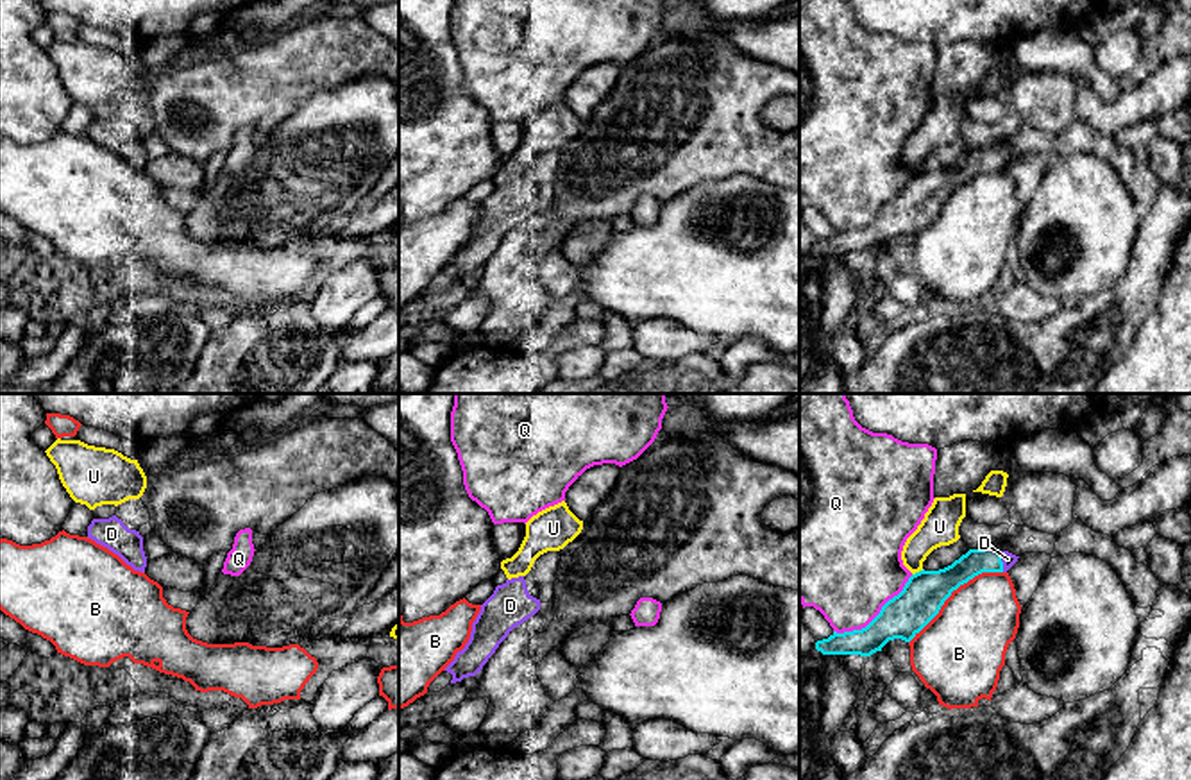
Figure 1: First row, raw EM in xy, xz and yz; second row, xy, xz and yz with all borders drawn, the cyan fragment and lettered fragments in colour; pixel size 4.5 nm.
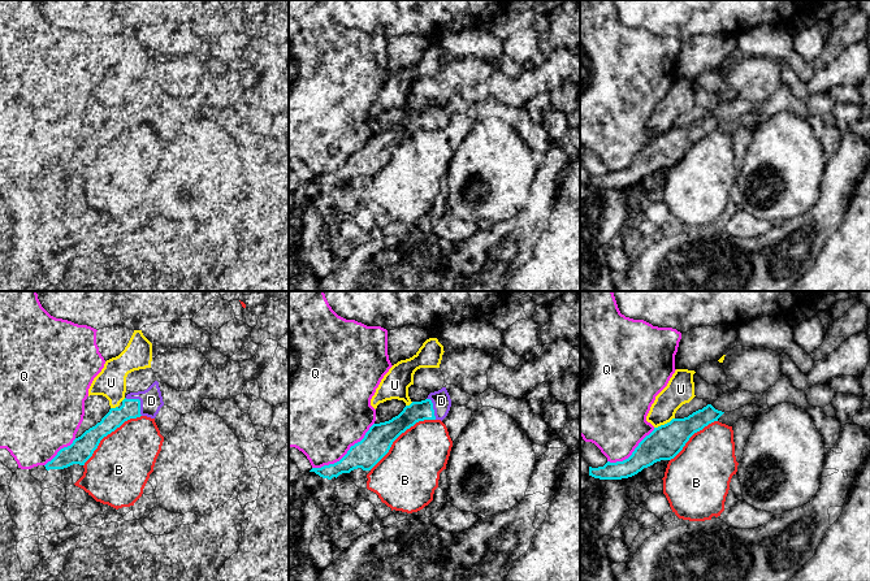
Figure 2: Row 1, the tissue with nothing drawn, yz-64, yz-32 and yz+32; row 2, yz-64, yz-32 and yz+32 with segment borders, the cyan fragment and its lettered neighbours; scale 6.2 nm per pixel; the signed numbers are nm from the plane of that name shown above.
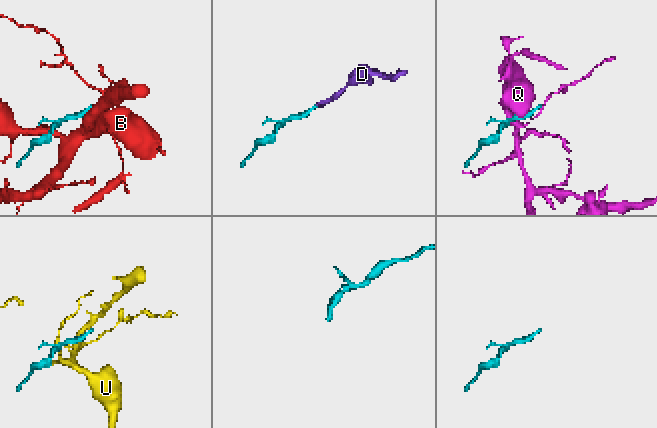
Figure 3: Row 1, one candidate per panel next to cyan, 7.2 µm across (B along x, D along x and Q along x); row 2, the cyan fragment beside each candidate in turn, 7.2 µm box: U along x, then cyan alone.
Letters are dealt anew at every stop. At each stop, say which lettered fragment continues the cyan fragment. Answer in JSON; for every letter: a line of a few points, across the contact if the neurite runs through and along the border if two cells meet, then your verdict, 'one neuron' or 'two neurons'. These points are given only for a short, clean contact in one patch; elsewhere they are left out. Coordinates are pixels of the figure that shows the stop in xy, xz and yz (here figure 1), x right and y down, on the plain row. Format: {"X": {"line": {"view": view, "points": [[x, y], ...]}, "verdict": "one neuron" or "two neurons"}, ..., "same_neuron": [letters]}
{"B": {"verdict": "two neurons"}, "D": {"verdict": "one neuron"}, "Q": {"verdict": "two neurons"}, "U": {"verdict": "two neurons"}, "same_neuron": ["D"]}

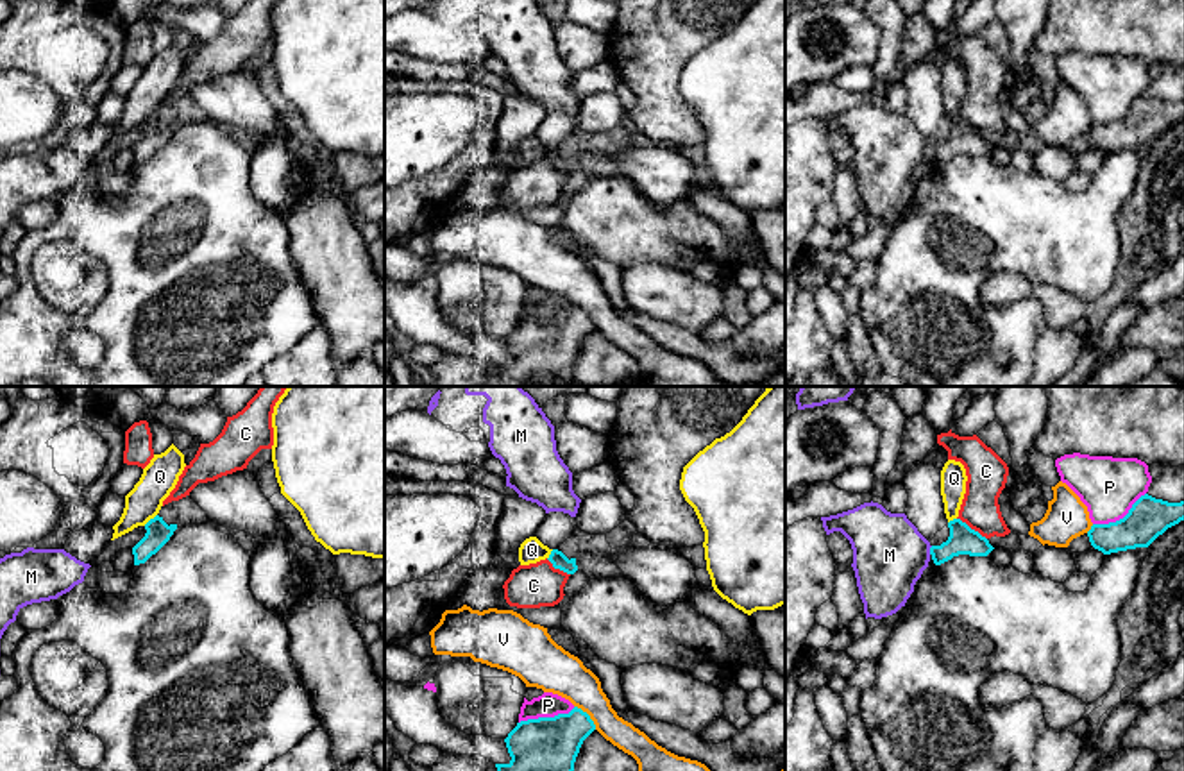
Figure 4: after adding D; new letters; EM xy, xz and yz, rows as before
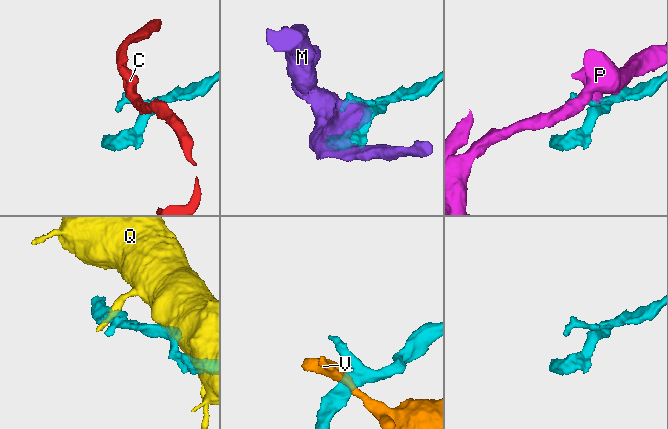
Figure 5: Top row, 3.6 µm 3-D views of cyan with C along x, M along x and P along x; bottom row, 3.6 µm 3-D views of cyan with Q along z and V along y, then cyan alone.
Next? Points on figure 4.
{"C": {"line": {"view": "yz", "points": [[957, 117], [986, 138]]}, "verdict": "two neurons"}, "M": {"line": {"view": "yz", "points": [[932, 145], [929, 152]]}, "verdict": "two neurons"}, "P": {"line": {"view": "yz", "points": [[1145, 92], [1122, 117], [1093, 124]]}, "verdict": "two neurons"}, "Q": {"line": {"view": "xy", "points": [[156, 113], [143, 124]]}, "verdict": "two neurons"}, "V": {"verdict": "two neurons"}, "same_neuron": []}

